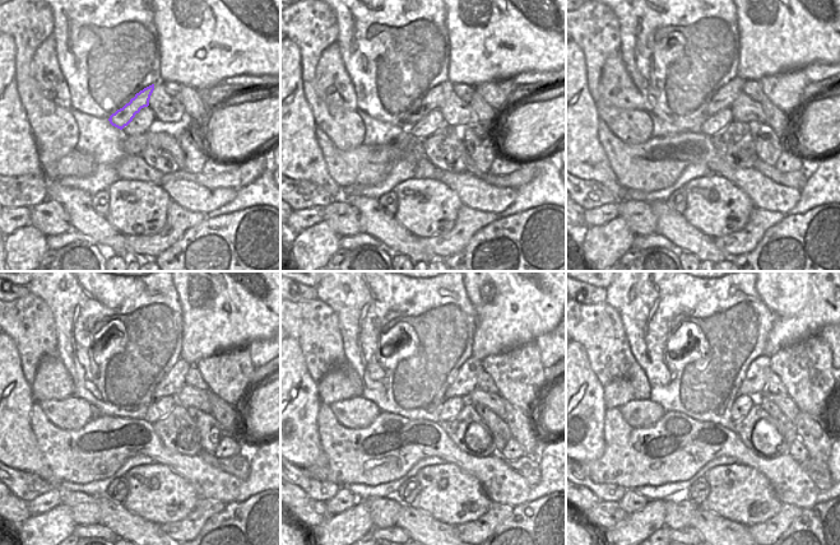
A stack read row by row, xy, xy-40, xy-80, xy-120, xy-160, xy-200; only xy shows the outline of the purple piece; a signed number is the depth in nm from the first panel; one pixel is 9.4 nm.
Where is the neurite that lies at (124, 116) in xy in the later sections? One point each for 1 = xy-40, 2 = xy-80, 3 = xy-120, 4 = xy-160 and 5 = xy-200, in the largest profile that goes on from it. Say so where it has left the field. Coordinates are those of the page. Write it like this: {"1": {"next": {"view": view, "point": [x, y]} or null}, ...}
{"1": {"next": {"view": "xy-40", "point": [434, 98]}}, "2": {"next": {"view": "xy-80", "point": [725, 96]}}, "3": {"next": {"view": "xy-120", "point": [175, 380]}}, "4": {"next": {"view": "xy-160", "point": [465, 382]}}, "5": {"next": {"view": "xy-200", "point": [756, 378]}}}

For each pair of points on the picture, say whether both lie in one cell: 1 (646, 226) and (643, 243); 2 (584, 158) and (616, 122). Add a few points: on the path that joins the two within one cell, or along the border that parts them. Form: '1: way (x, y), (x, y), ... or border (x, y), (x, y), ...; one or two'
1: border (657, 233), (635, 236); two
2: border (589, 91), (601, 119); two

